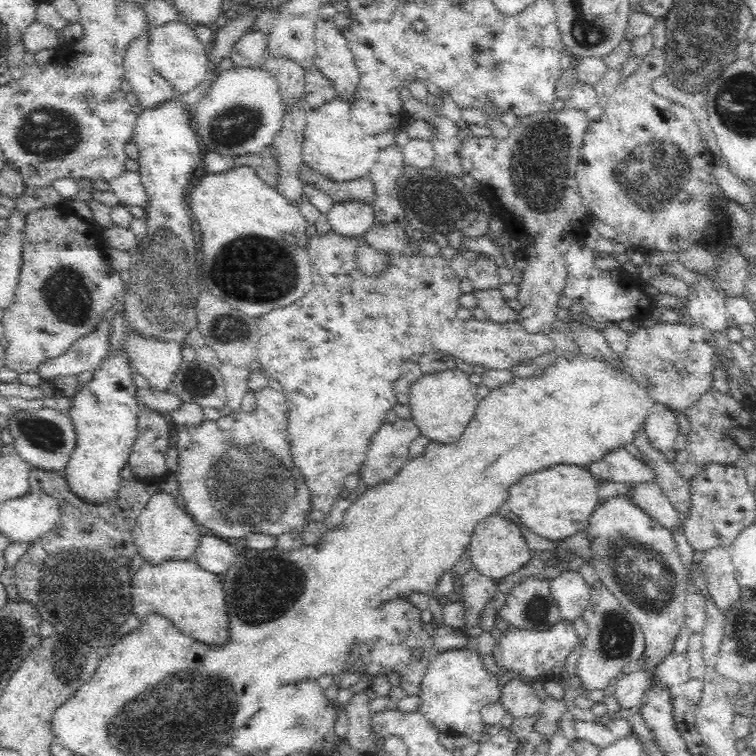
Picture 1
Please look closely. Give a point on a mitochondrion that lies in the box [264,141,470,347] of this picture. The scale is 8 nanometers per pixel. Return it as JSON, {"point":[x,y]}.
{"point":[428,190]}

